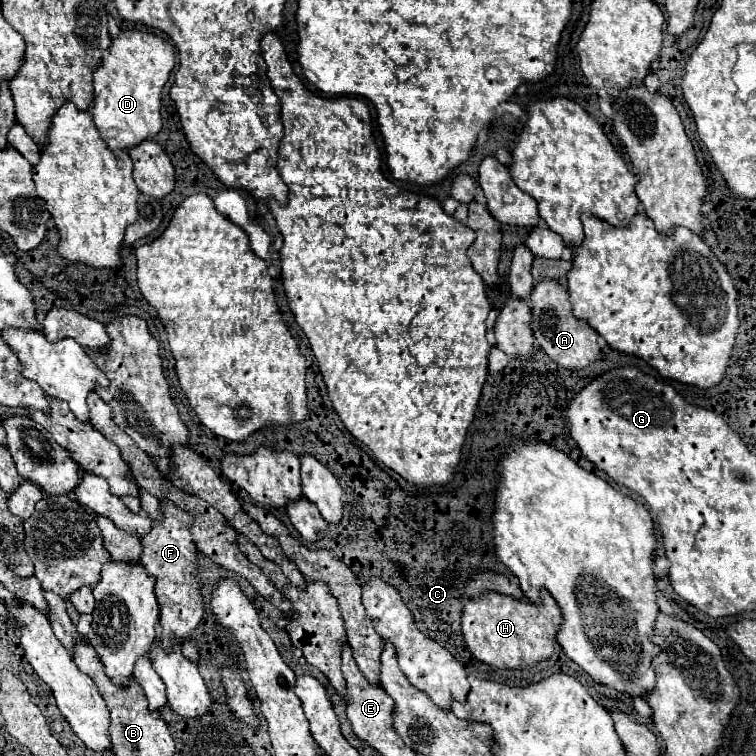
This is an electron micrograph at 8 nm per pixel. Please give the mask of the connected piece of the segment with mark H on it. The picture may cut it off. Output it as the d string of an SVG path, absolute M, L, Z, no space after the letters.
M483 593L479 599L471 599L461 617L461 631L473 657L493 669L531 669L537 663L551 657L555 649L557 631L561 625L561 611L549 593L541 593L543 605L521 603L501 593Z

